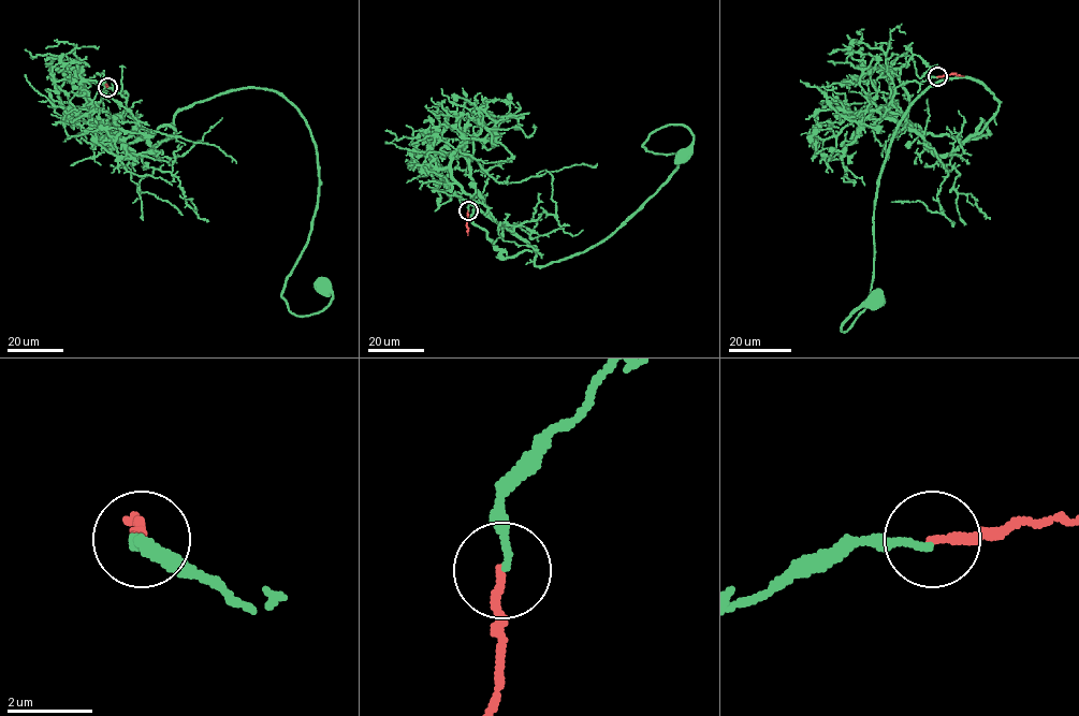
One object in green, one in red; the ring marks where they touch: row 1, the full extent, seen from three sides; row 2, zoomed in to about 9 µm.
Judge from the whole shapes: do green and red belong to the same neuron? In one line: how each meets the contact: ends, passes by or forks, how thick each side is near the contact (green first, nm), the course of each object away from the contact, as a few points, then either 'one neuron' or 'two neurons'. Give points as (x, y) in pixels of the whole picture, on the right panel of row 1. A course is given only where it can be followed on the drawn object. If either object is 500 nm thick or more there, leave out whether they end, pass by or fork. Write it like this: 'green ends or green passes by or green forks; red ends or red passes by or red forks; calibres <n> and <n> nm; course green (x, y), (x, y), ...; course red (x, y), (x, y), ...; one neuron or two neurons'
green ends; red ends; calibres 150 and 200 nm; course green (937, 76), (877, 111), (935, 155), (999, 105), (966, 77), (913, 103), (865, 309), (841, 330), (876, 295); course red (937, 76), (951, 73), (964, 76); one neuron

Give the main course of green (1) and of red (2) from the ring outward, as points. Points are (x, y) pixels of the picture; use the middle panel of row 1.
1: (468, 212), (471, 158), (549, 264), (677, 169), (653, 131), (683, 125), (681, 156)
2: (468, 212), (468, 235)

